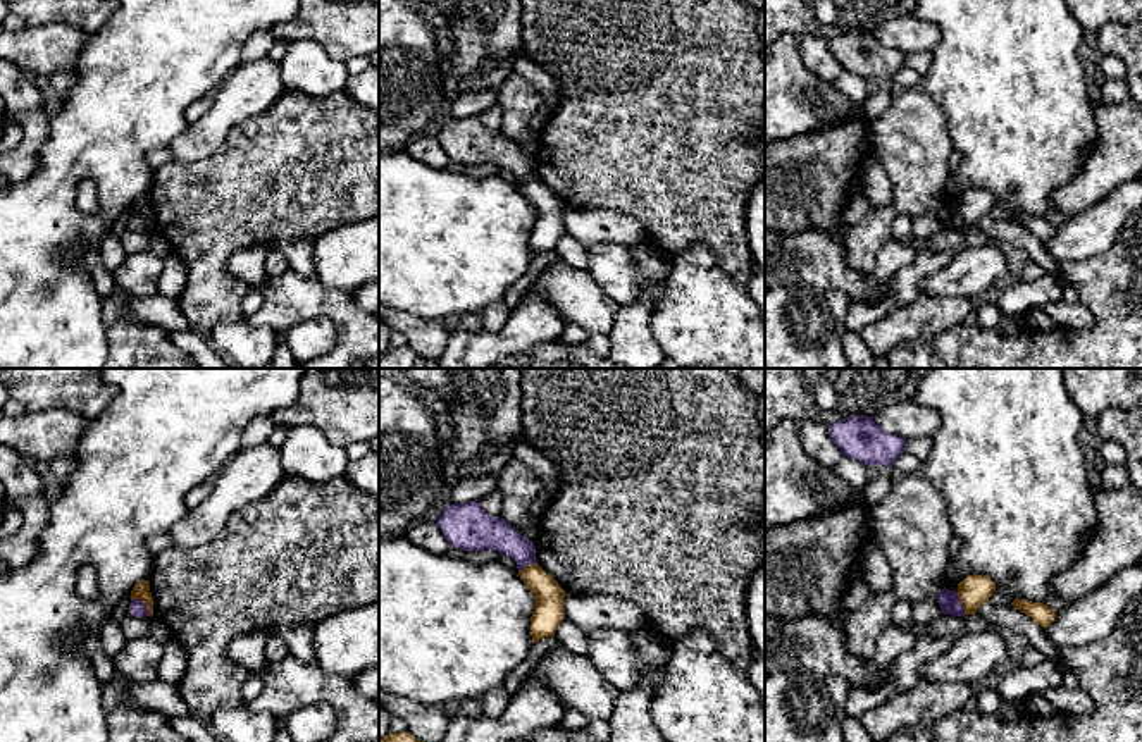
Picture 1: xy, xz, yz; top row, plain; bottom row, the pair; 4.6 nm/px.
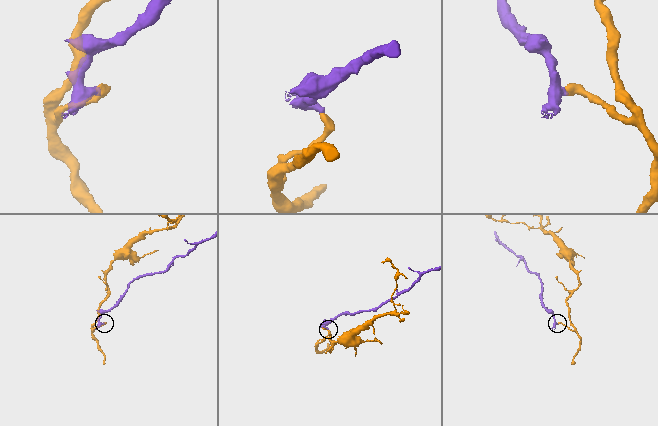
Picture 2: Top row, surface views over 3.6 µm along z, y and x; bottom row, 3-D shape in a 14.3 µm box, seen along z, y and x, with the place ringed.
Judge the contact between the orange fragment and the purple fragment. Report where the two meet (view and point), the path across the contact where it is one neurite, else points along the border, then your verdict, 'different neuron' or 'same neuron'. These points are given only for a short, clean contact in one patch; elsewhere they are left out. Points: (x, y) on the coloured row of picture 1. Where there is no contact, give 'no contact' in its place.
xy (143, 601) | along xy (131, 598), (138, 598), (150, 615) | different neuron

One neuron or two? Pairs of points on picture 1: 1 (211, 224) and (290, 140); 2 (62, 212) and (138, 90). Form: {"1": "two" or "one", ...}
{"1": "one", "2": "one"}

